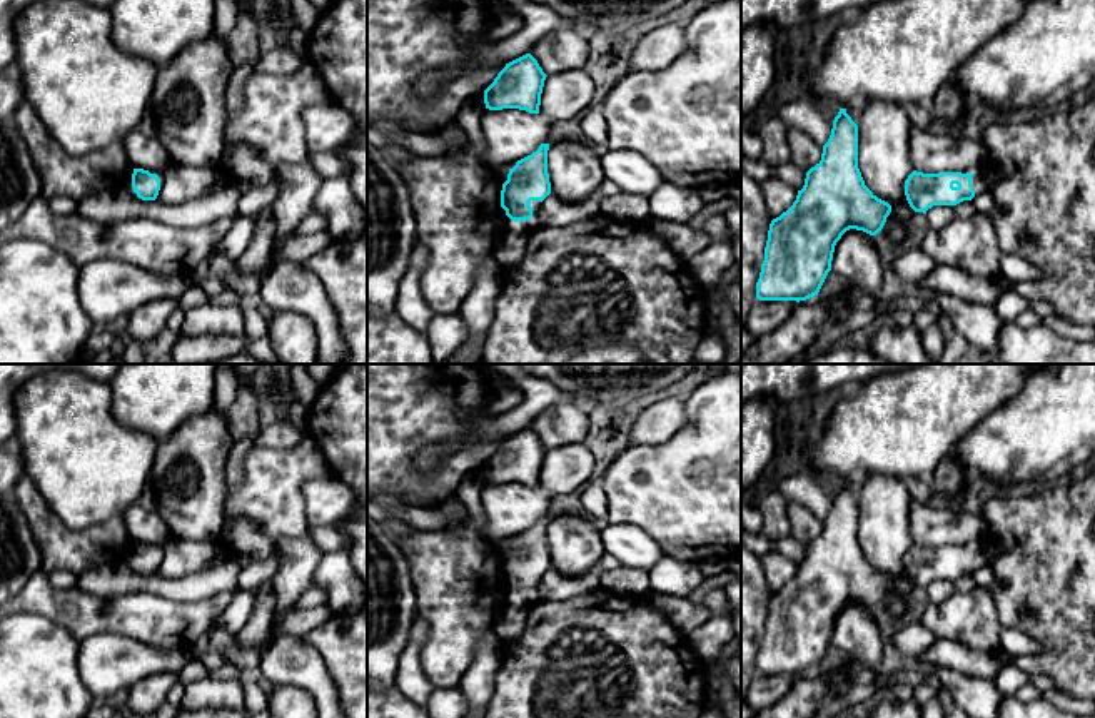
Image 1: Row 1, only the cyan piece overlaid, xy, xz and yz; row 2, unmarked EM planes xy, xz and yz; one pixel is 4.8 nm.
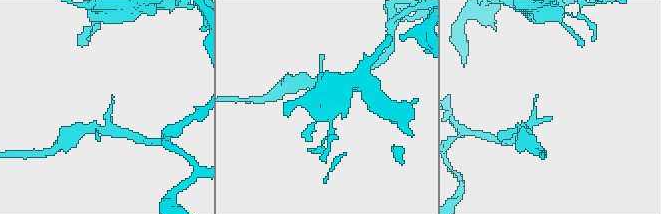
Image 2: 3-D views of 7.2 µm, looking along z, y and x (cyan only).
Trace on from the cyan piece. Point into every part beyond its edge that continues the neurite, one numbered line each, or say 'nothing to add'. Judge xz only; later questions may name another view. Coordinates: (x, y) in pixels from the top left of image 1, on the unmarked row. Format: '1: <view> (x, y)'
1: xz (513, 610)

